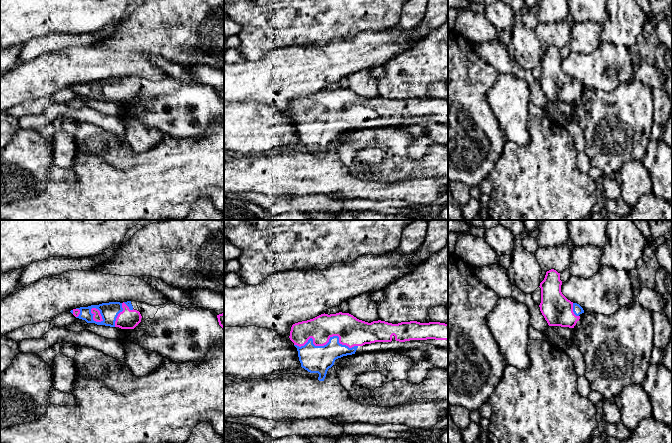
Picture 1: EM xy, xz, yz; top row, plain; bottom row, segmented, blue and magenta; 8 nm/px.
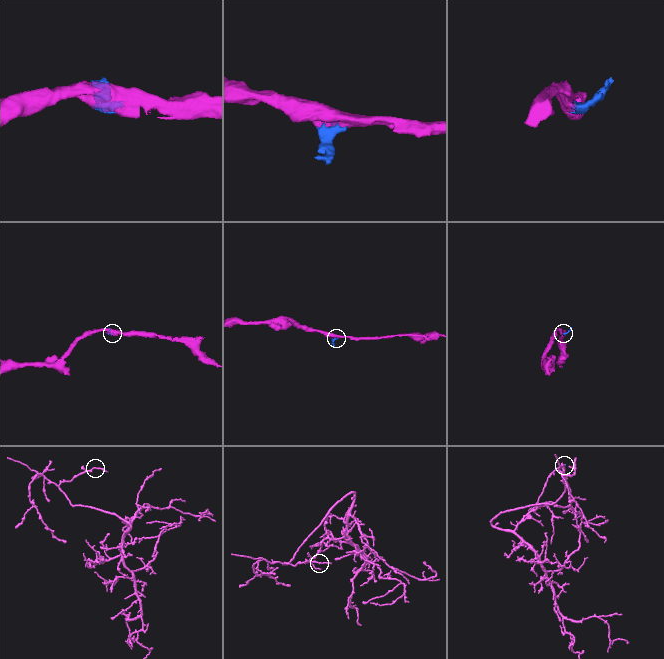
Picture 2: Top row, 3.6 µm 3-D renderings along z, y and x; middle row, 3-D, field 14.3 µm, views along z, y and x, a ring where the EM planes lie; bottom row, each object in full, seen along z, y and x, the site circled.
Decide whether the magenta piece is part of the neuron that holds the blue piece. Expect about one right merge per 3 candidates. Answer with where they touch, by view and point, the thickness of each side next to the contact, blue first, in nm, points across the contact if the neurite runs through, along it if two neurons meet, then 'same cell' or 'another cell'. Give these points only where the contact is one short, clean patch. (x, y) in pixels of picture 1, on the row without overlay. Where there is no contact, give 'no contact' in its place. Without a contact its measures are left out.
meets blue in xz at (328, 118); 220 nm thick on the blue side, 220 nm on the other; same cell

